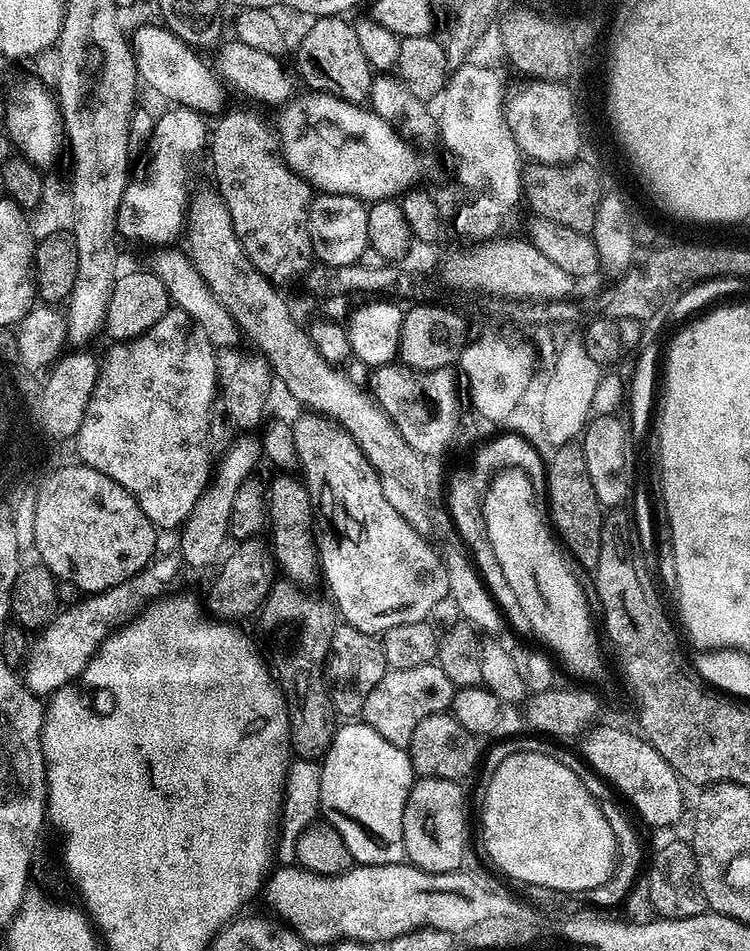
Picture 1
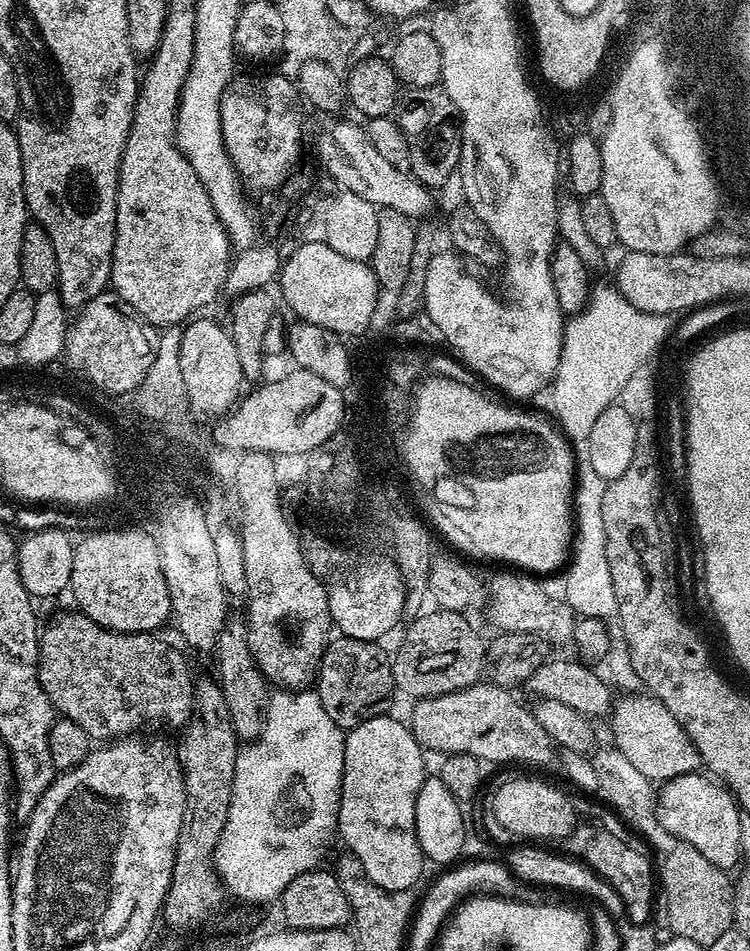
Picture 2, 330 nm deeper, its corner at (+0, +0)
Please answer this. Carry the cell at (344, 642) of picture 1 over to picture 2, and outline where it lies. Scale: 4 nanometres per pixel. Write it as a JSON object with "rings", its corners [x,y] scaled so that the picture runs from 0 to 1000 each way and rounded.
{"rings":[[[453,669],[444,672],[433,683],[432,691],[427,694],[427,705],[421,708],[419,727],[427,731],[435,751],[445,755],[452,766],[460,768],[476,766],[483,759],[519,748],[517,735],[525,732],[523,696],[519,687],[512,687],[507,680],[505,676],[493,673],[473,673],[465,669]]]}

